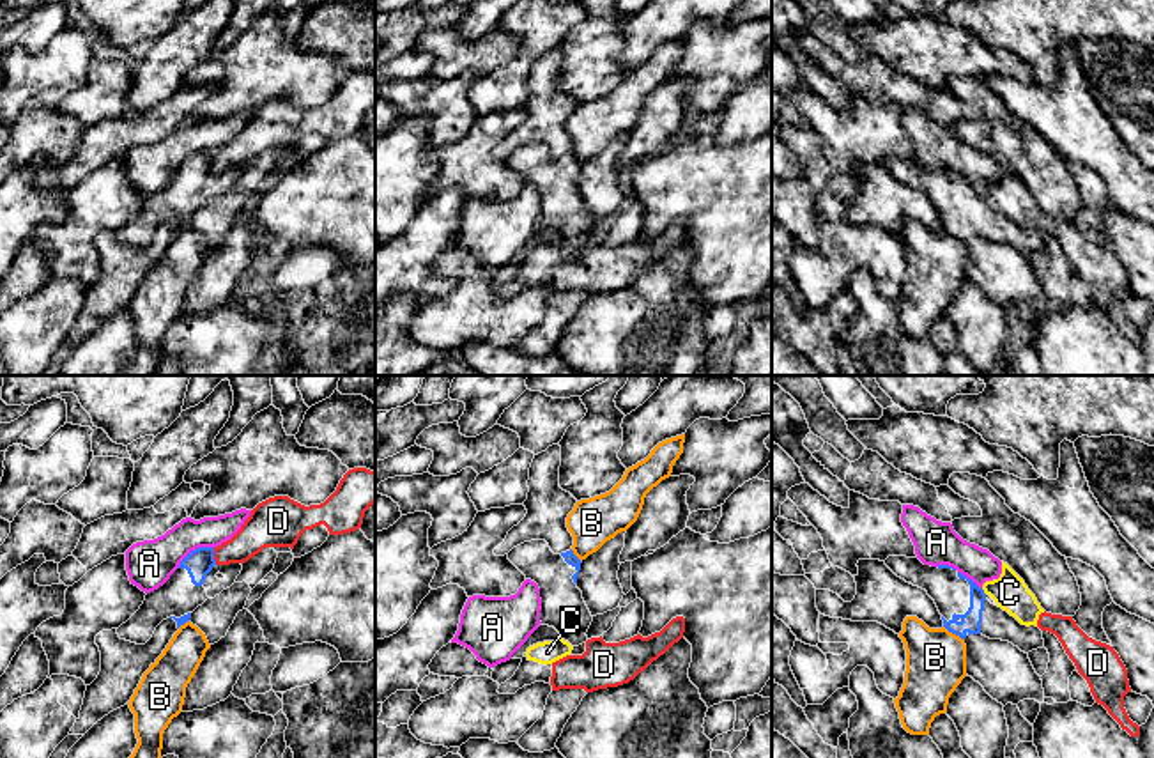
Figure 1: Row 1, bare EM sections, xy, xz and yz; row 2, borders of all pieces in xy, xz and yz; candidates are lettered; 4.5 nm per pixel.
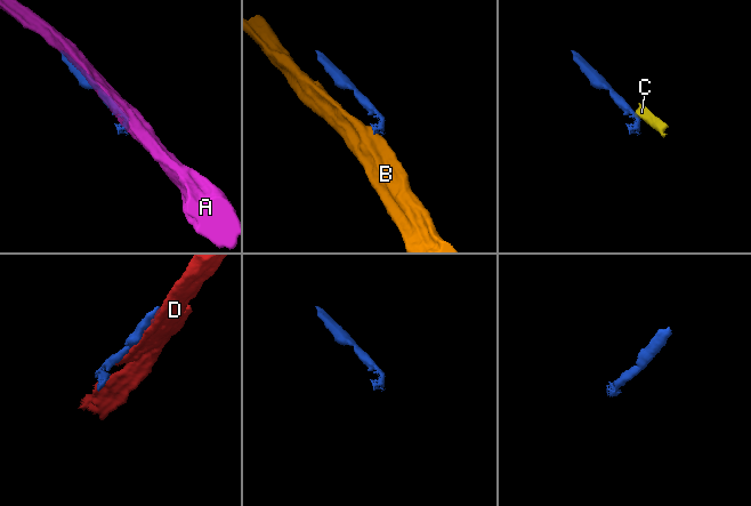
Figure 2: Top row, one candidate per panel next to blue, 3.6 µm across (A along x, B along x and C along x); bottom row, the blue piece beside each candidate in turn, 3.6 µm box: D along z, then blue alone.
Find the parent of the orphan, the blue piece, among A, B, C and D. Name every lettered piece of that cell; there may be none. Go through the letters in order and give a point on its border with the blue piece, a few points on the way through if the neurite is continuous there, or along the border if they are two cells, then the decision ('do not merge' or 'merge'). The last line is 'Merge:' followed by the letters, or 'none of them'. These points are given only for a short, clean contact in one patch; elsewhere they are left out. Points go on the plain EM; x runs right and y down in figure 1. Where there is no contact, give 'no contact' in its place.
A: meets blue in yz at (960, 176); do not merge
B: meets blue in yz at (954, 236); border along yz (944, 229), (963, 243); do not merge
C: meets blue in yz at (983, 195); border along yz (981, 192), (986, 197); do not merge
D: meets blue in xy at (213, 160); do not merge
Merge: none of them

